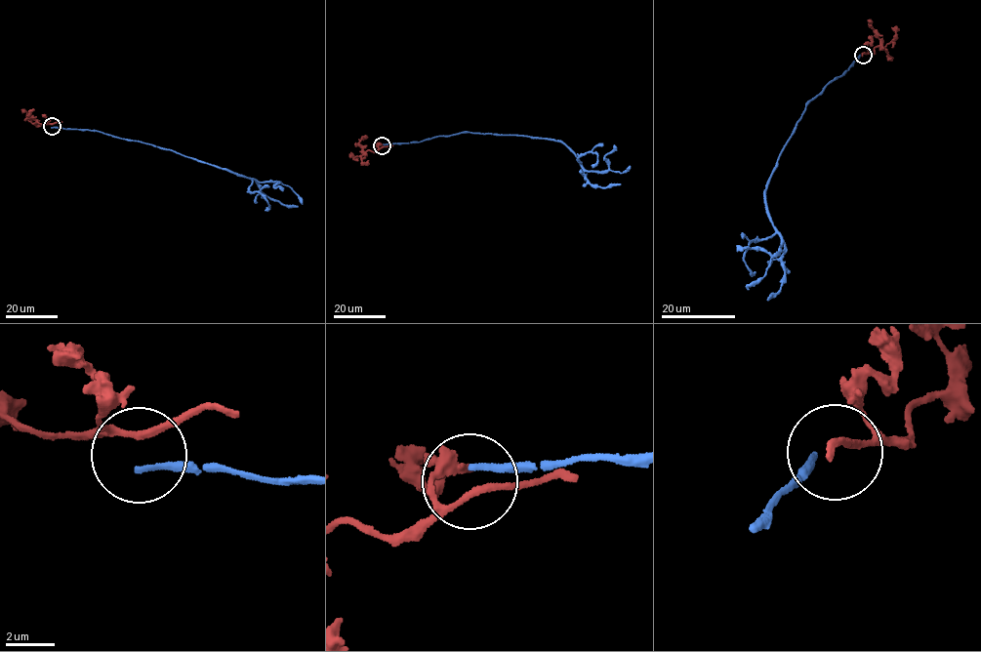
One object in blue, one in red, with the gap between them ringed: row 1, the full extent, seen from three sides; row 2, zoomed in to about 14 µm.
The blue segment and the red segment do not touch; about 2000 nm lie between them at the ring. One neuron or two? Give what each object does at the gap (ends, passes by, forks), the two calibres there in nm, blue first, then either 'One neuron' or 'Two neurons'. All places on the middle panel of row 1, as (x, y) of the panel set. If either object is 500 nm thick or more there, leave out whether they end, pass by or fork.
At the ring blue ends. At the ring red passes by. Thickness 220 nm (blue) against 260 nm. Two neurons

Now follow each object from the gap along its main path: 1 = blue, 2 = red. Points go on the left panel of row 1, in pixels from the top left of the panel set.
1: (51, 127), (96, 131), (142, 142), (259, 182), (280, 182), (289, 185), (302, 204)
2: (52, 124), (31, 123), (26, 111), (21, 109)

